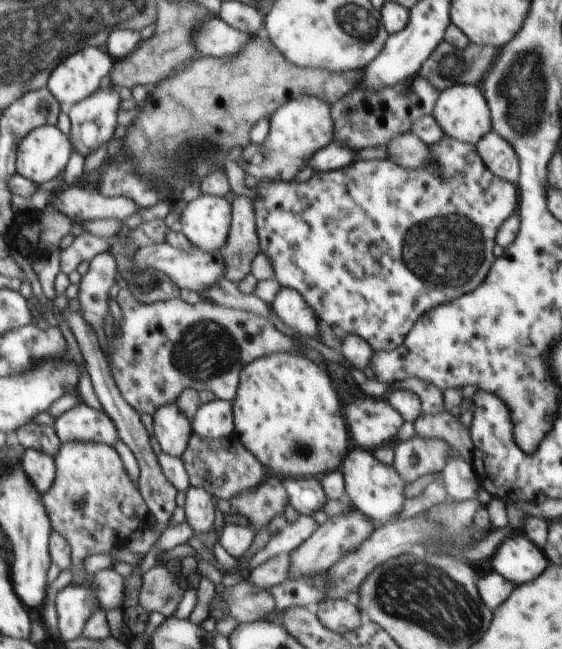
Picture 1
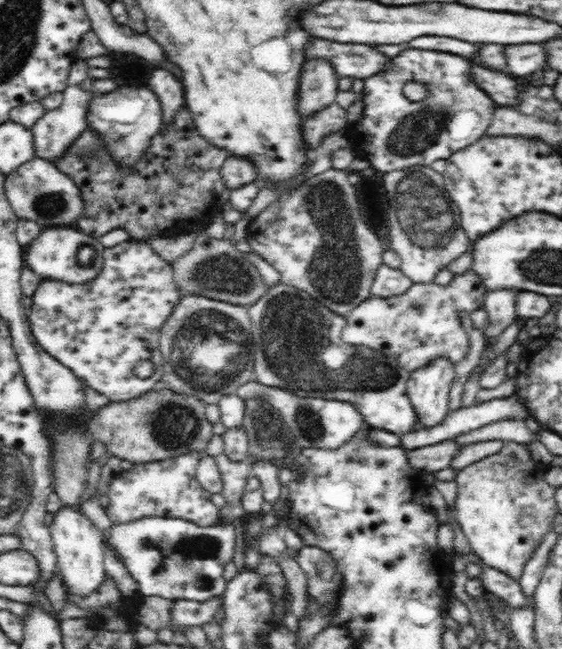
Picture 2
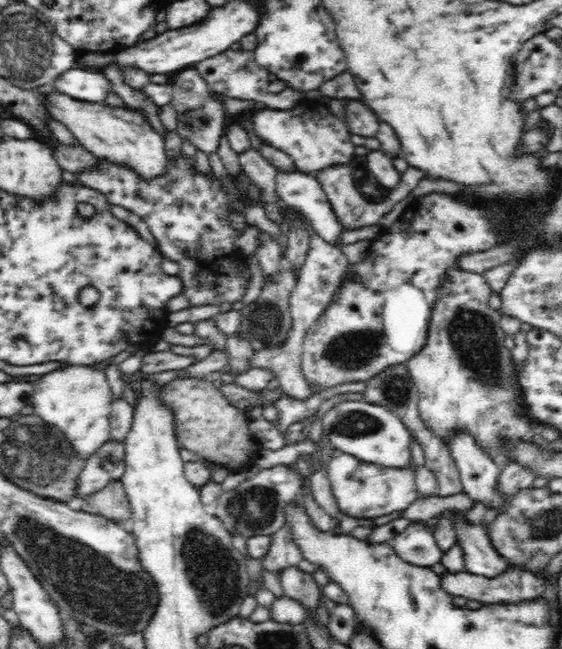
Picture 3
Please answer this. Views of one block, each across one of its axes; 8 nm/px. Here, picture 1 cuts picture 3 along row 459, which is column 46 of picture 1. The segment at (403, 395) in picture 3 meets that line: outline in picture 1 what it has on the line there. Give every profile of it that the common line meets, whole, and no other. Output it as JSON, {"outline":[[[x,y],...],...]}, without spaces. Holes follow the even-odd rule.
{"outline":[[[32,421],[20,427],[16,432],[16,436],[19,444],[24,449],[46,451],[53,458],[56,457],[61,446],[61,441],[52,426],[35,424]]]}

